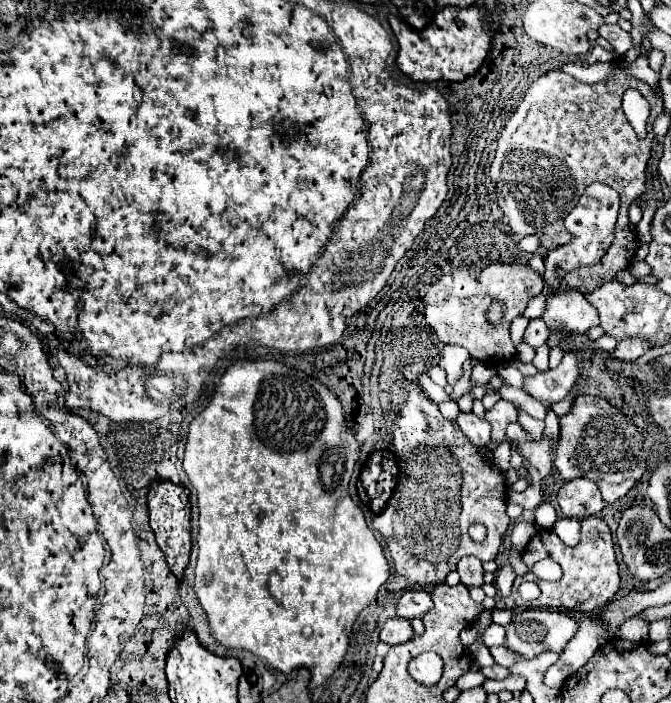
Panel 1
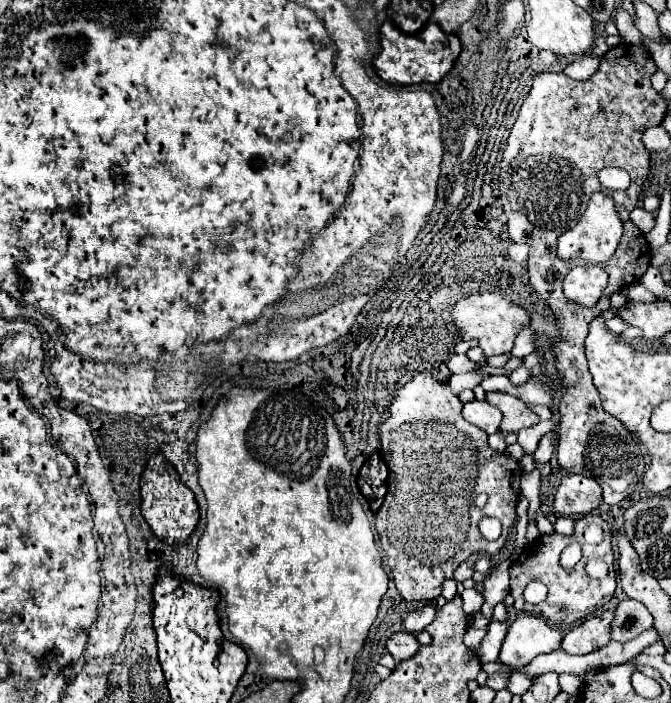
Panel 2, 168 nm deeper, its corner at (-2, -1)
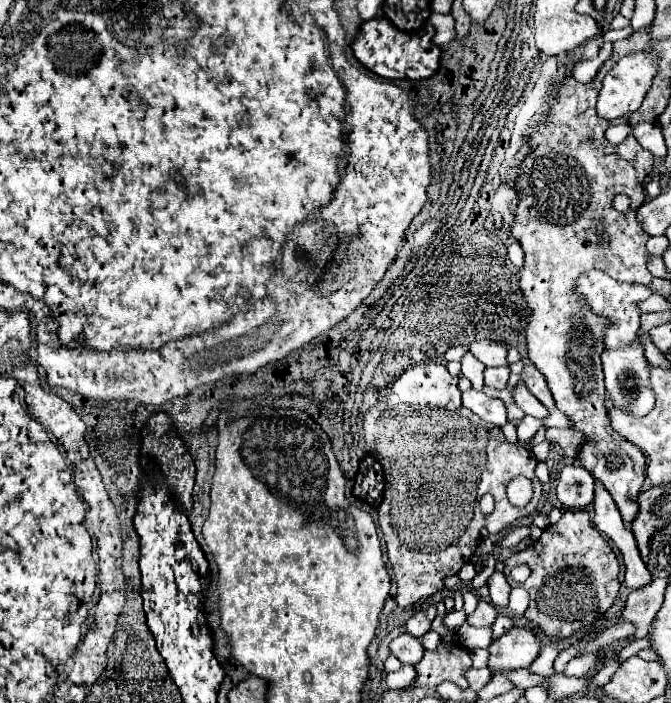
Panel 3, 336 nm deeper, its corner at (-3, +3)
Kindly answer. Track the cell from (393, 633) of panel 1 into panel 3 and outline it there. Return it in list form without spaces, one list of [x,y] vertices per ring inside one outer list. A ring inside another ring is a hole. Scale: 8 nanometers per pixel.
[[[400,634],[396,640],[392,640],[390,650],[402,664],[418,664],[424,656],[424,648],[420,640],[410,634]]]

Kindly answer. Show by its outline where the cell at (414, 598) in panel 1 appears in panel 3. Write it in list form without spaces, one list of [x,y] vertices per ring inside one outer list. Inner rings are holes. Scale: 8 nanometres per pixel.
[[[428,606],[426,610],[416,612],[416,614],[406,622],[408,634],[412,634],[414,638],[422,638],[422,636],[430,630],[434,618],[436,618],[436,606]]]

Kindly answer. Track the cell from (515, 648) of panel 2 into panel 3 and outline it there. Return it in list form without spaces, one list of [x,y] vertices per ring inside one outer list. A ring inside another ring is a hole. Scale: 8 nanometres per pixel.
[[[512,628],[488,646],[492,674],[528,668],[540,652],[540,642],[528,628]]]

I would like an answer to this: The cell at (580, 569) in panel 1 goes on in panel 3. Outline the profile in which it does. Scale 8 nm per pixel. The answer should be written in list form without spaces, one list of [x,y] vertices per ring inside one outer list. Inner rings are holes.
[[[564,510],[562,518],[548,526],[542,536],[524,552],[512,554],[504,562],[504,574],[512,588],[522,586],[530,594],[530,606],[524,618],[550,638],[570,638],[572,634],[592,626],[618,596],[620,564],[612,546],[590,522],[586,510]],[[516,564],[528,564],[532,574],[526,582],[514,582],[510,570]]]

